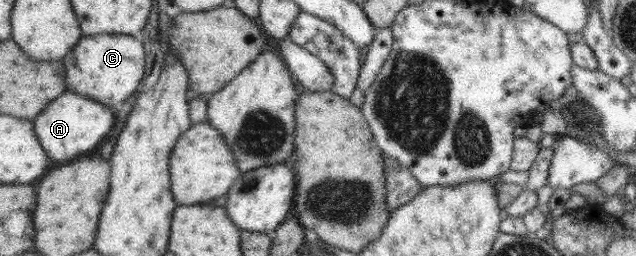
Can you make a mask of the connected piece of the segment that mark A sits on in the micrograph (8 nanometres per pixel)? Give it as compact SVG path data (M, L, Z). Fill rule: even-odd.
M65 91L54 98L33 120L33 128L45 154L53 162L73 160L88 155L107 138L116 122L115 111L105 105L81 96L76 92Z

